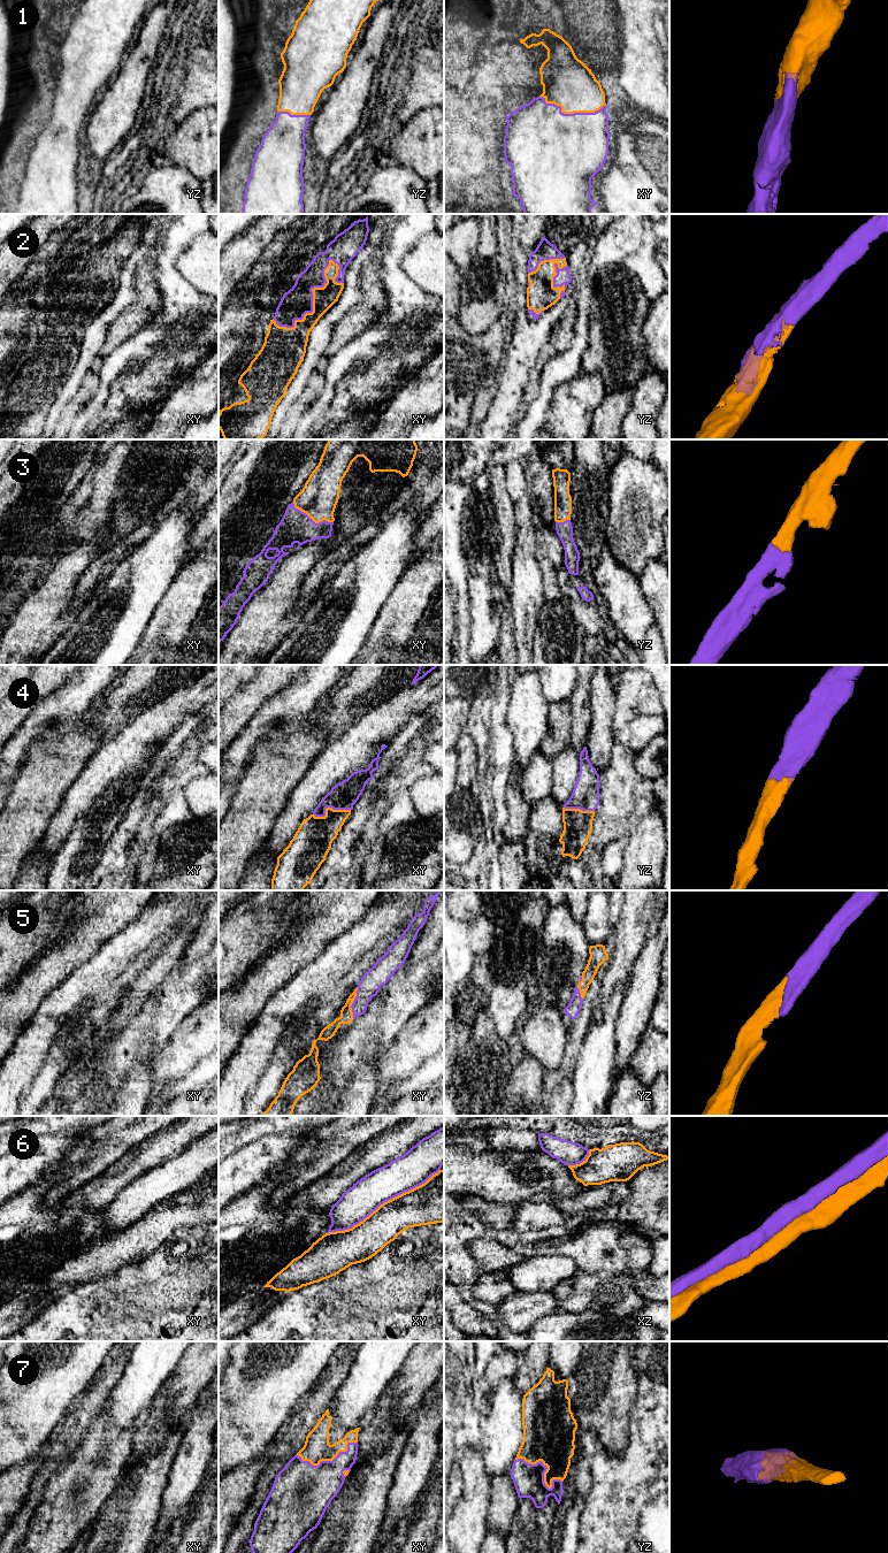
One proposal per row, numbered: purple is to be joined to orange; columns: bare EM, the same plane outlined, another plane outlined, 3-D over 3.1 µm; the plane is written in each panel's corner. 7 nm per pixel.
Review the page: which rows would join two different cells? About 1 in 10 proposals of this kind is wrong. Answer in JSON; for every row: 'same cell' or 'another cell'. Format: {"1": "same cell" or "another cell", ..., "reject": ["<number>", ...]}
{"1": "same cell", "2": "same cell", "3": "same cell", "4": "same cell", "5": "same cell", "6": "another cell", "7": "same cell", "reject": ["6"]}

